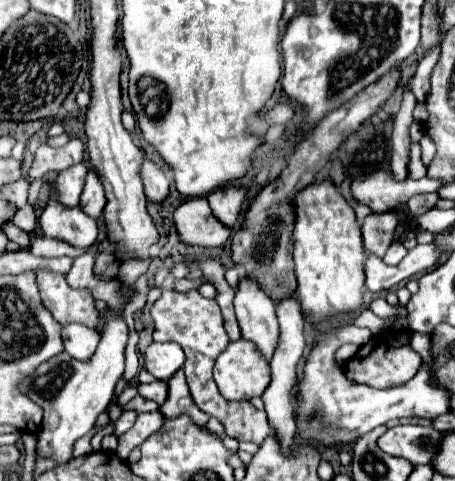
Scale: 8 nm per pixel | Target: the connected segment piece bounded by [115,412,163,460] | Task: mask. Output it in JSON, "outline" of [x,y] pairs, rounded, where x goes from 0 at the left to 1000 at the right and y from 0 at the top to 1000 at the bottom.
{"outline":[[[327,857],[327,861],[305,861],[292,890],[279,894],[266,911],[262,911],[262,927],[257,927],[257,944],[266,948],[266,956],[279,956],[284,940],[297,927],[310,927],[336,898],[345,898],[358,881],[358,861],[354,857]]]}

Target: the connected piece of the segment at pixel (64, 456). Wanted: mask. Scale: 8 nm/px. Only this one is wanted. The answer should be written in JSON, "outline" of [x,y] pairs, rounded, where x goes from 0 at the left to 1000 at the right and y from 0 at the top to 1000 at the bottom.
{"outline":[[[240,644],[222,711],[196,753],[160,748],[147,732],[138,732],[95,753],[73,782],[55,782],[55,790],[46,790],[46,815],[99,852],[90,898],[81,902],[81,948],[116,952],[125,965],[143,965],[160,952],[160,923],[209,886],[213,865],[240,844],[253,798],[270,778],[275,719],[284,703],[279,690],[284,682],[270,657]]]}

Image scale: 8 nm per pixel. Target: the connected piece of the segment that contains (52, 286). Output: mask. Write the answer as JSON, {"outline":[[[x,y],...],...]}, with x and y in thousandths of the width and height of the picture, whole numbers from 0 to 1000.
{"outline":[[[81,565],[81,595],[86,595],[86,607],[90,607],[90,624],[99,632],[99,640],[116,653],[116,661],[130,669],[130,674],[156,674],[156,669],[169,669],[169,674],[182,674],[182,678],[196,678],[196,682],[213,682],[222,678],[222,657],[209,640],[209,620],[200,615],[200,607],[191,599],[178,599],[178,603],[165,603],[147,590],[143,574],[134,570],[121,570],[121,565]]]}

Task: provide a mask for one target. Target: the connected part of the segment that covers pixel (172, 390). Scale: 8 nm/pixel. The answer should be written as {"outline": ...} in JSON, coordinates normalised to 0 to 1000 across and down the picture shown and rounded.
{"outline":[[[389,769],[371,790],[371,823],[363,832],[363,840],[354,844],[354,857],[367,865],[367,869],[385,869],[393,861],[415,861],[429,881],[437,886],[451,886],[455,873],[464,869],[455,857],[442,857],[433,848],[433,840],[424,836],[420,819],[415,819],[415,807],[411,807],[411,794],[407,794],[407,778],[402,769]]]}

